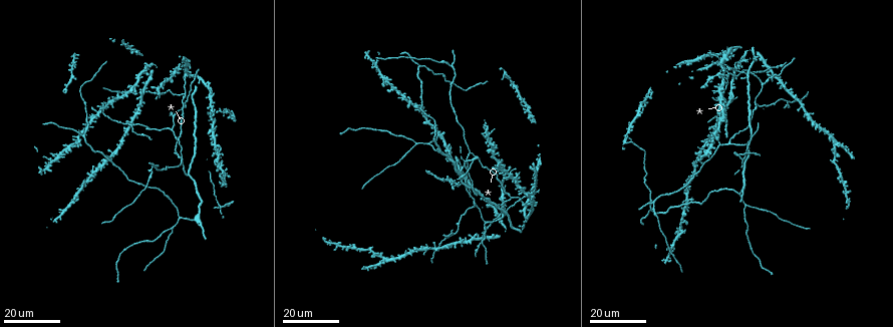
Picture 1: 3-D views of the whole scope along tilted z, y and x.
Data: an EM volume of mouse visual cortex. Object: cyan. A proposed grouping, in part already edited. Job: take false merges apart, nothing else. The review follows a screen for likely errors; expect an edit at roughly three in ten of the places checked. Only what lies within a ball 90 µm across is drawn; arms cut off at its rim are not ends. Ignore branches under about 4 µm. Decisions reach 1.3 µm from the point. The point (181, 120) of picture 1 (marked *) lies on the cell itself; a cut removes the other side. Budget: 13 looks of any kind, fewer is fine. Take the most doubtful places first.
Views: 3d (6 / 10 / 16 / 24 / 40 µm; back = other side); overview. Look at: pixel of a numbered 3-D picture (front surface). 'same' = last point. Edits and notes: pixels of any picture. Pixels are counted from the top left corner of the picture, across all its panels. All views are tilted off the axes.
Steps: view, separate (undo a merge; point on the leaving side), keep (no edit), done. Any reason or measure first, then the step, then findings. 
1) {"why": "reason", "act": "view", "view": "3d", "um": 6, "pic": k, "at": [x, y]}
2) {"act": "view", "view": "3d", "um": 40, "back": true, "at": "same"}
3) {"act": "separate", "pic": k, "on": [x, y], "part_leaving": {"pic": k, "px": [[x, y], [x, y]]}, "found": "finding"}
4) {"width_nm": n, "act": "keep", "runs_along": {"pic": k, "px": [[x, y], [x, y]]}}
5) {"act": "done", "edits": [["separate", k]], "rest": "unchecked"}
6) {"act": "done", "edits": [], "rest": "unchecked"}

{"act": "view", "view": "3d", "um": 24, "pic": 1, "at": [132, 127]}

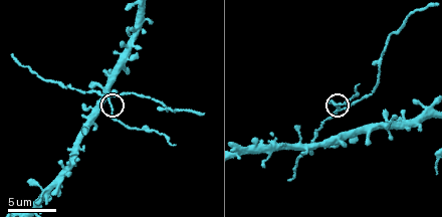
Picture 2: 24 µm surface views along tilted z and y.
{"act": "view", "view": "3d", "um": 10, "pic": 2, "at": [107, 96]}

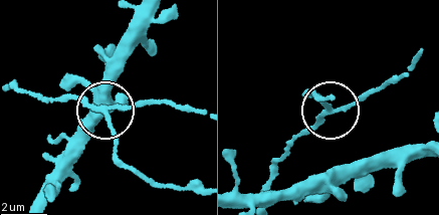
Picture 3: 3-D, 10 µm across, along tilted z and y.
{"act": "separate", "pic": 3, "on": [117, 138], "part_leaving": {"pic": 3, "px": [[105, 112], [115, 151], [125, 164], [161, 184], [201, 186]]}, "found": "two cells meet here"}

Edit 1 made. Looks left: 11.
{"why": "three-way junction", "act": "view", "view": "3d", "um": 16, "pic": 1, "at": [84, 135]}

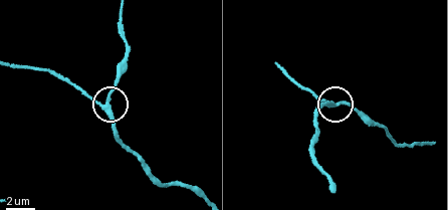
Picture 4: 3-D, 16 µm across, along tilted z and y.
{"why": "zoom in", "act": "view", "view": "3d", "um": 10, "pic": 4, "at": [101, 103]}

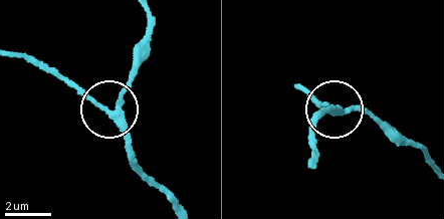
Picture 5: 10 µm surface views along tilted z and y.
{"why": "other side", "act": "view", "view": "3d", "um": 10, "back": true, "pic": 5, "at": [110, 111]}

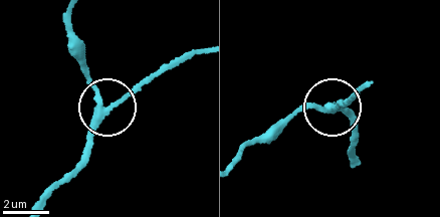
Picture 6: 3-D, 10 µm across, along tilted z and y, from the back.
{"arms": 3, "act": "keep", "found": "continuous, no second cell"}

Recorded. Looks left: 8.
{"act": "view", "view": "3d", "um": 16, "pic": 1, "at": [192, 221]}

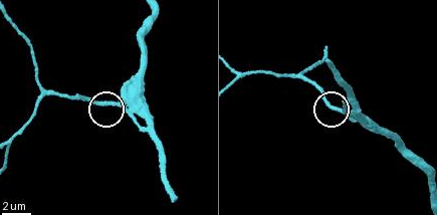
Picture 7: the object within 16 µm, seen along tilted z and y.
{"act": "view", "view": "3d", "um": 10, "pic": 7, "at": [114, 104]}

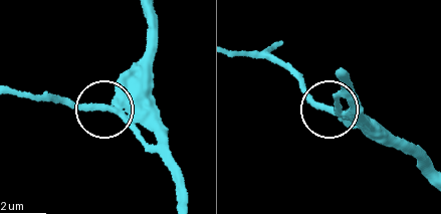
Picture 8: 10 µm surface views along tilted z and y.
{"width_nm": 350, "act": "keep", "found": "all the same cell"}

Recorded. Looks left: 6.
{"why": "a fork", "act": "view", "view": "3d", "um": 24, "pic": 1, "at": [169, 129]}

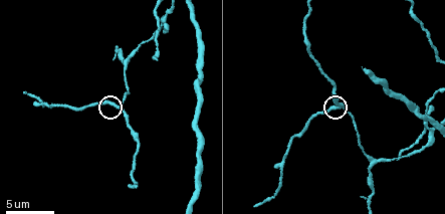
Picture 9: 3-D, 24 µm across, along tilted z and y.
{"act": "view", "view": "3d", "um": 6, "pic": 9, "at": [117, 106]}

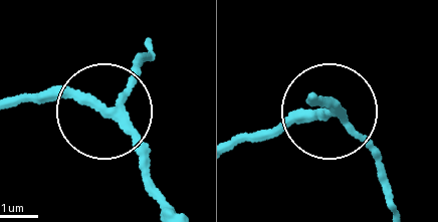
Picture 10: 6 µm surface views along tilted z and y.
{"arms": 3, "act": "keep", "found": "continuous, no second cell"}

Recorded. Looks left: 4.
{"why": "three arms meet", "act": "view", "view": "3d", "um": 24, "pic": 1, "at": [464, 161]}

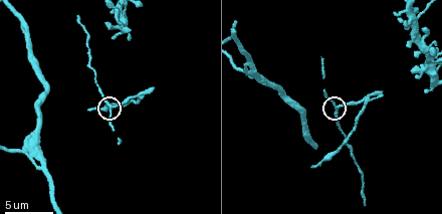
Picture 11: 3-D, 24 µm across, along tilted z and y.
{"act": "view", "view": "3d", "um": 10, "pic": 11, "at": [337, 105]}

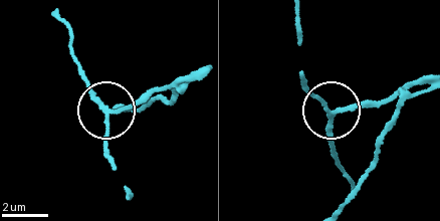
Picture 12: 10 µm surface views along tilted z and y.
{"width_nm": 150, "act": "separate", "pic": 12, "on": [139, 101], "part_leaving": {"pic": 12, "px": [[333, 113], [395, 104], [369, 168], [341, 204]]}, "found": "a second cell is stuck on"}

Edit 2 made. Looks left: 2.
{"why": "four arms meet", "act": "view", "view": "3d", "um": 24, "pic": 1, "at": [728, 102]}

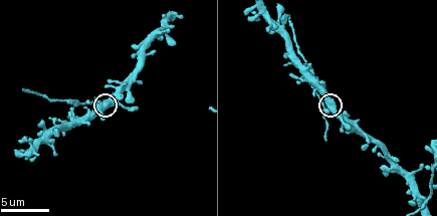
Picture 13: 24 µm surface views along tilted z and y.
{"act": "view", "view": "3d", "um": 10, "pic": 13, "at": [327, 111]}

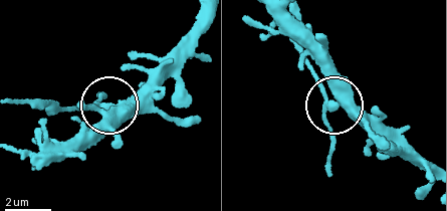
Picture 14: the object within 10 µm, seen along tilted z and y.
{"width_nm": 380, "act": "separate", "pic": 14, "on": [102, 93], "found": "two cells meet here"}

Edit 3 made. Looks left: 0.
{"act": "done", "edits": [["separate", 3], ["separate", 12], ["separate", 14]], "rest": "unchecked"}

